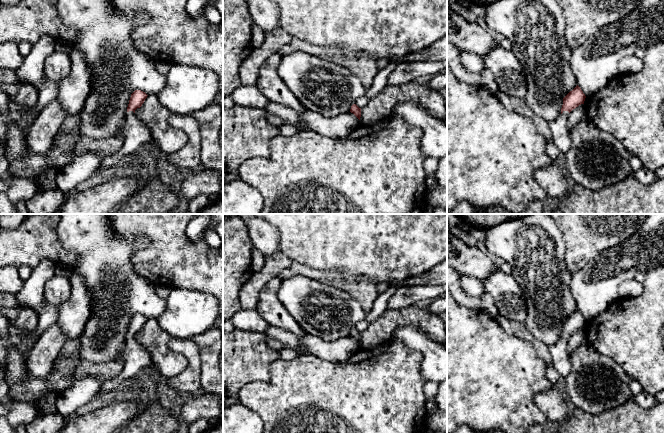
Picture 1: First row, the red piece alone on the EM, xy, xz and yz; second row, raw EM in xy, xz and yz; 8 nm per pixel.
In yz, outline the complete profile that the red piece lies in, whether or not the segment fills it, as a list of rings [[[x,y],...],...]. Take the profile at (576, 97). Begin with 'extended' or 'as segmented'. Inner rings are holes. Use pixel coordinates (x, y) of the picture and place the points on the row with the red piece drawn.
extended | [[[577,85],[563,98],[560,116],[549,123],[550,133],[553,138],[552,141],[564,155],[569,151],[571,145],[569,128],[567,126],[568,115],[573,109],[584,104],[585,98],[585,94]]]

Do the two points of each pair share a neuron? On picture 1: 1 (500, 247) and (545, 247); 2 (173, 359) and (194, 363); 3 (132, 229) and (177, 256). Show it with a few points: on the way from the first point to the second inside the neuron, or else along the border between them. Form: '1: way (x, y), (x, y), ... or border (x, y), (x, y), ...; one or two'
1: way (511, 247), (534, 247); one
2: border (169, 348), (187, 360), (187, 365), (171, 378); two
3: way (143, 229), (150, 229), (166, 245); one

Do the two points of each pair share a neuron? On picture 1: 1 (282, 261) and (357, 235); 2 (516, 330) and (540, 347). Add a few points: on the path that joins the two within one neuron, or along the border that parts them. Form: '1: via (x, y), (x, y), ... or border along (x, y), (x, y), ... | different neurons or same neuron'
1: border along (280, 251), (292, 261) | different neurons
2: via (522, 332), (534, 342) | same neuron

